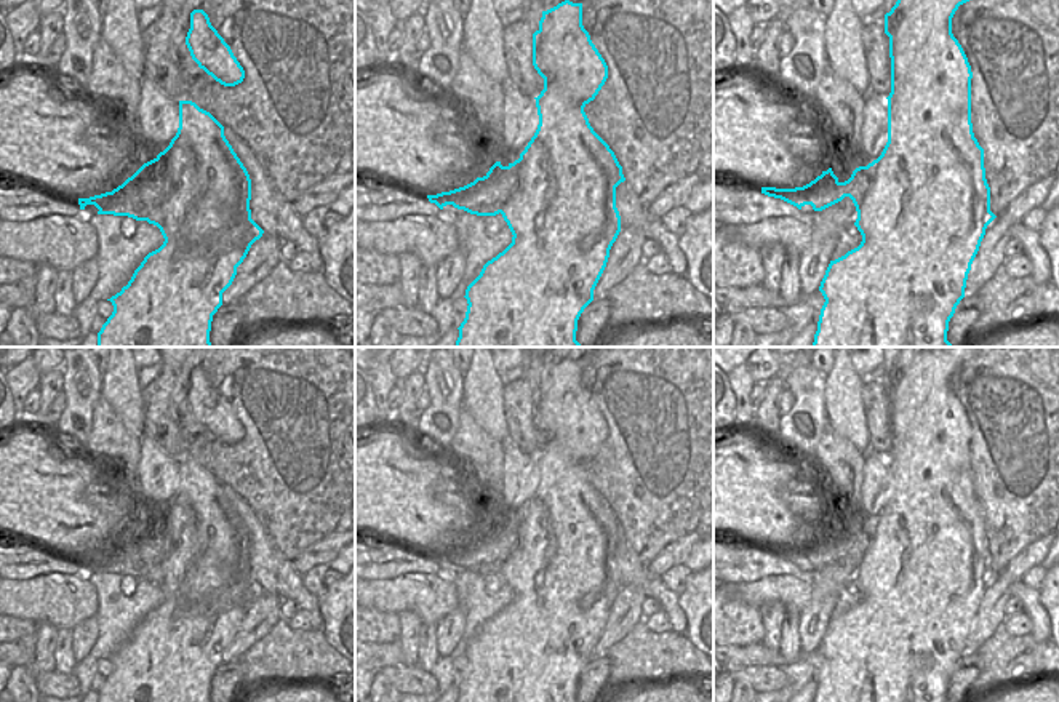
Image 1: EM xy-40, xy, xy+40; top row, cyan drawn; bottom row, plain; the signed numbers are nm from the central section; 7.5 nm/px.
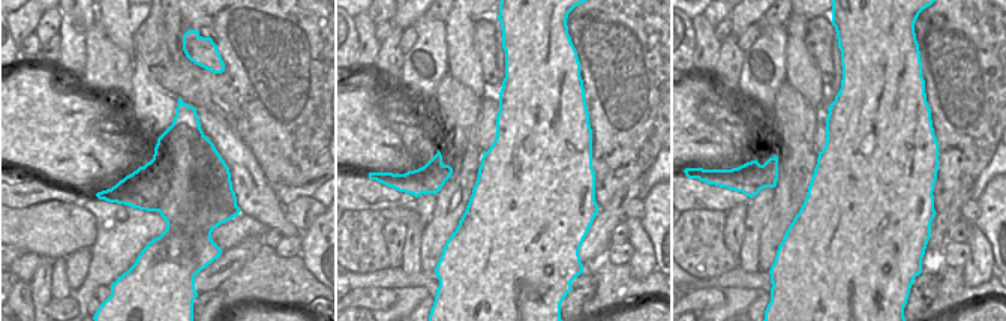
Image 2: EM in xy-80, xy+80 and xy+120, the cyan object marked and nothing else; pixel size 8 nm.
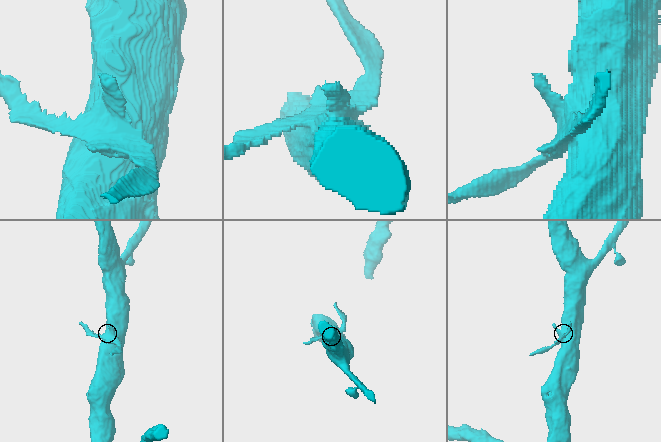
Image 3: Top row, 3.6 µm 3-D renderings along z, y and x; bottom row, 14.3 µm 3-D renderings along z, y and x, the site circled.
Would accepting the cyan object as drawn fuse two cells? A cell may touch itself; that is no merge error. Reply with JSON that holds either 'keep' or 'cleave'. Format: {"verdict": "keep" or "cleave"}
{"verdict": "cleave"}

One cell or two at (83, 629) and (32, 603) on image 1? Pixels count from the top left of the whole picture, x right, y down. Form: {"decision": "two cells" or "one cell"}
{"decision": "two cells"}

